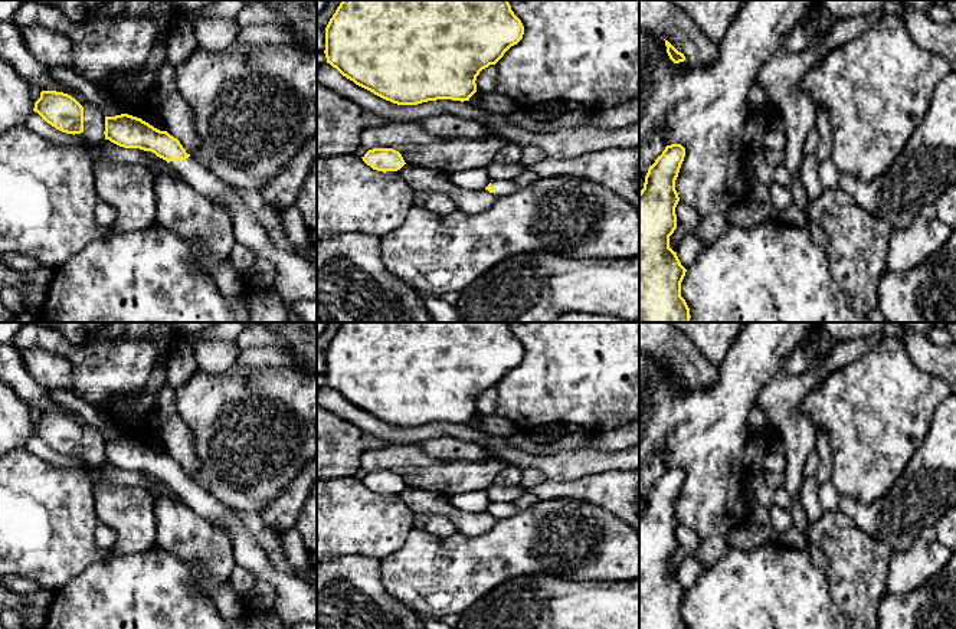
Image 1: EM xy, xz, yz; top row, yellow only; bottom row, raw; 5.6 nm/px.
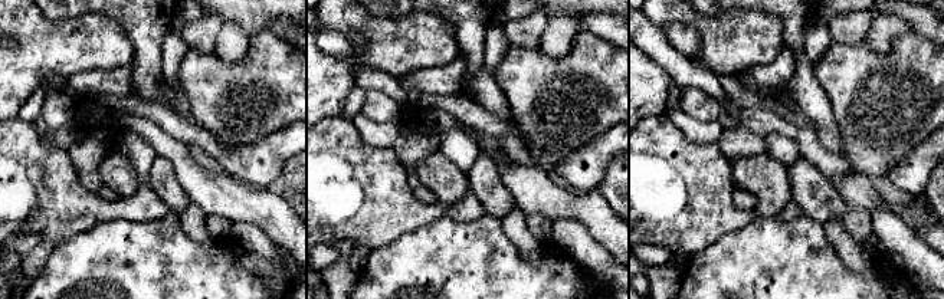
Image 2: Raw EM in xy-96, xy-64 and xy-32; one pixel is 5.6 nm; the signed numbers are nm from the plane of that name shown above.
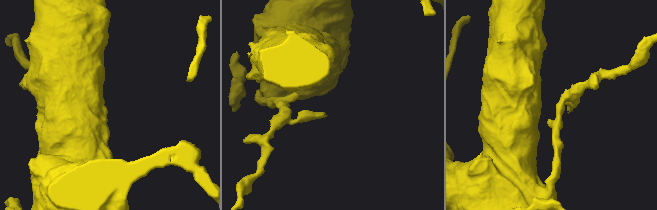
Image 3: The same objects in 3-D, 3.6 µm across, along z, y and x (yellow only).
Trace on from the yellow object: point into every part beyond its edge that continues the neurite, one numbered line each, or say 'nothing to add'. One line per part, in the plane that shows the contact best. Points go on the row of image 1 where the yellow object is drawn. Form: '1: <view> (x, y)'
1: xy (295, 278)

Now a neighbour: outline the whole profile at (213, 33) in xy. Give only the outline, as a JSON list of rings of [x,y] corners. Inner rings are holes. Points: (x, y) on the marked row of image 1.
[[[203,17],[193,24],[199,47],[209,52],[226,50],[240,30],[236,19]]]

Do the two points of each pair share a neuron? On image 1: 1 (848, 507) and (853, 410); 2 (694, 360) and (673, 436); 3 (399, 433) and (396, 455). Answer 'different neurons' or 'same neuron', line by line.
1: different neurons
2: different neurons
3: different neurons

